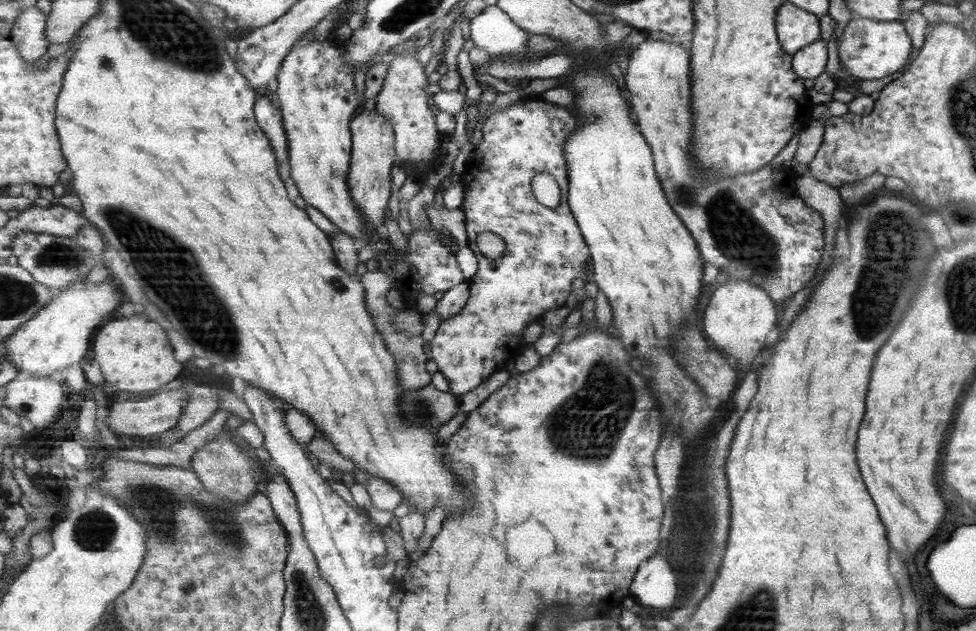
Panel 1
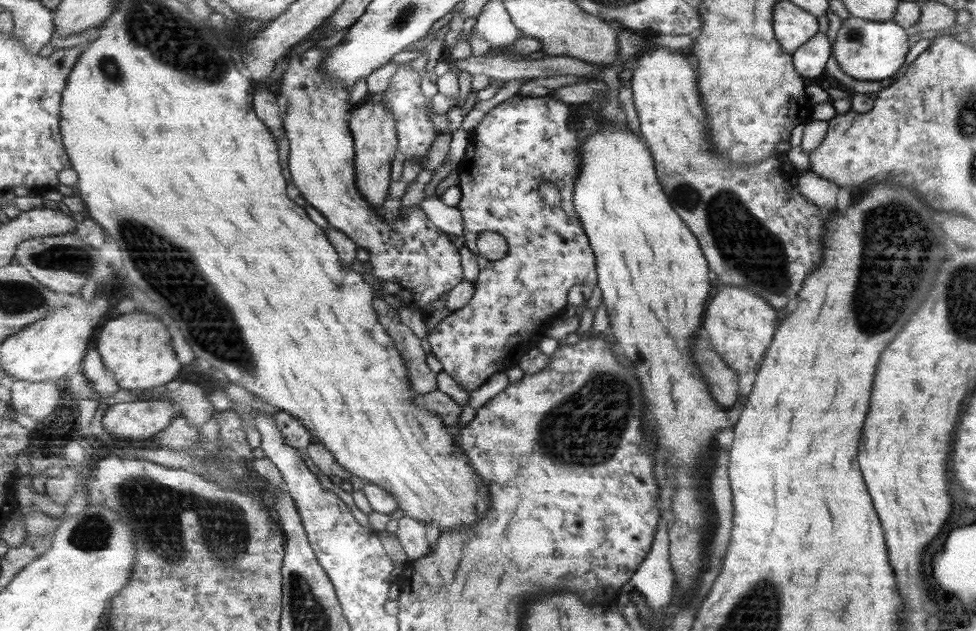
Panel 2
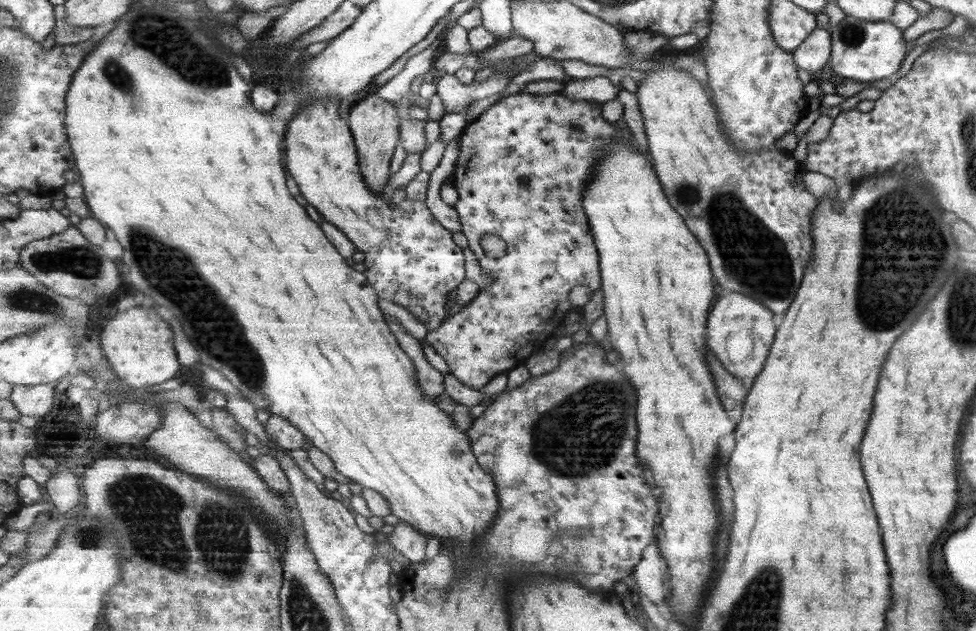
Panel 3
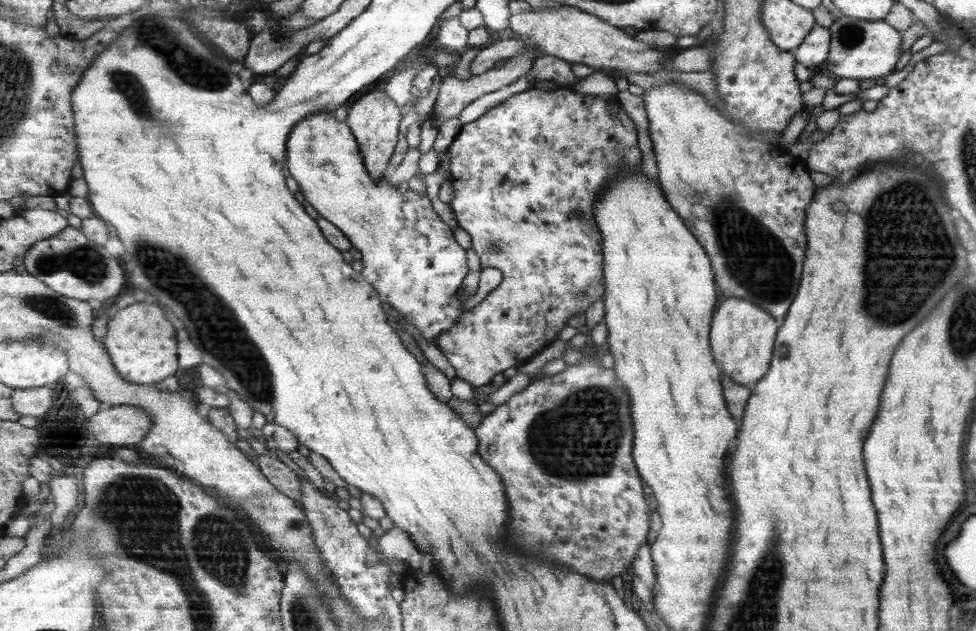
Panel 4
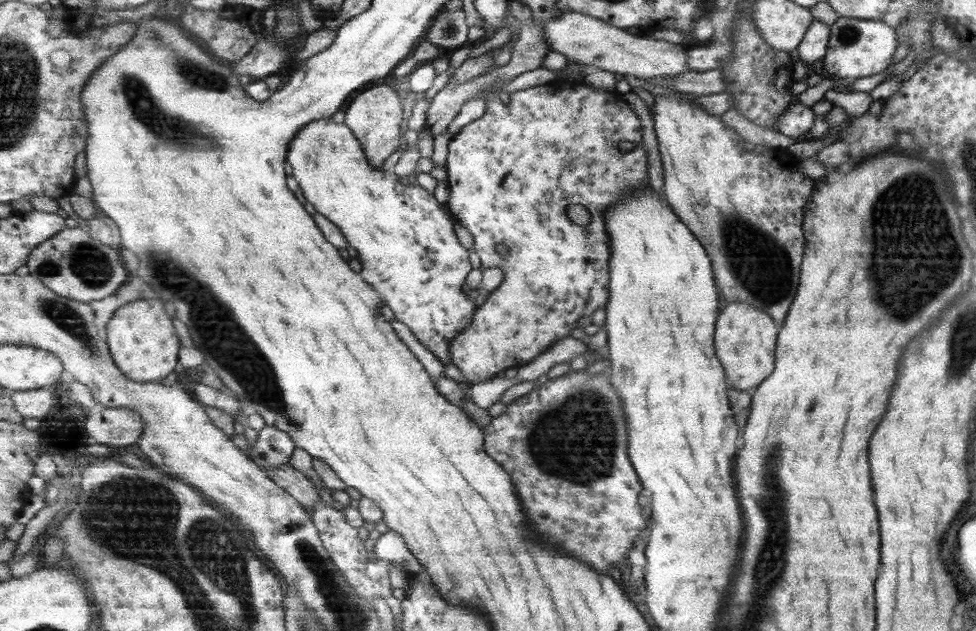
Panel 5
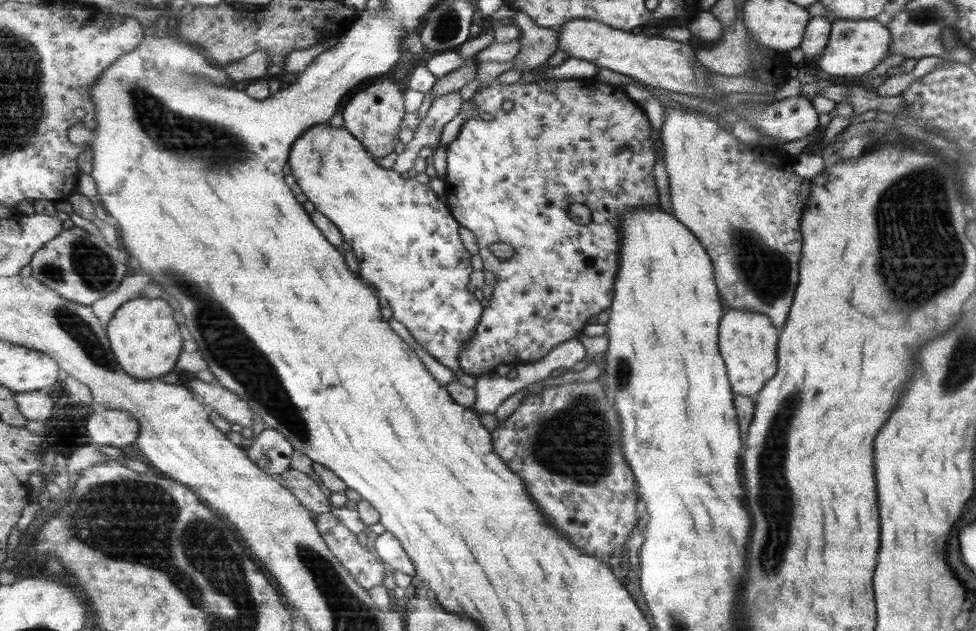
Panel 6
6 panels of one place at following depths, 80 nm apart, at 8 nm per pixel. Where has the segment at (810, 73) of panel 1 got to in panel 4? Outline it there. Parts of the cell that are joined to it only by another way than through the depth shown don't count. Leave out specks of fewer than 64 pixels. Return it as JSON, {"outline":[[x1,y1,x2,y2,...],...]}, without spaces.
{"outline":[[815,23,799,46,790,53,796,62,809,70,816,71,827,58,829,44,830,32,828,28]]}

